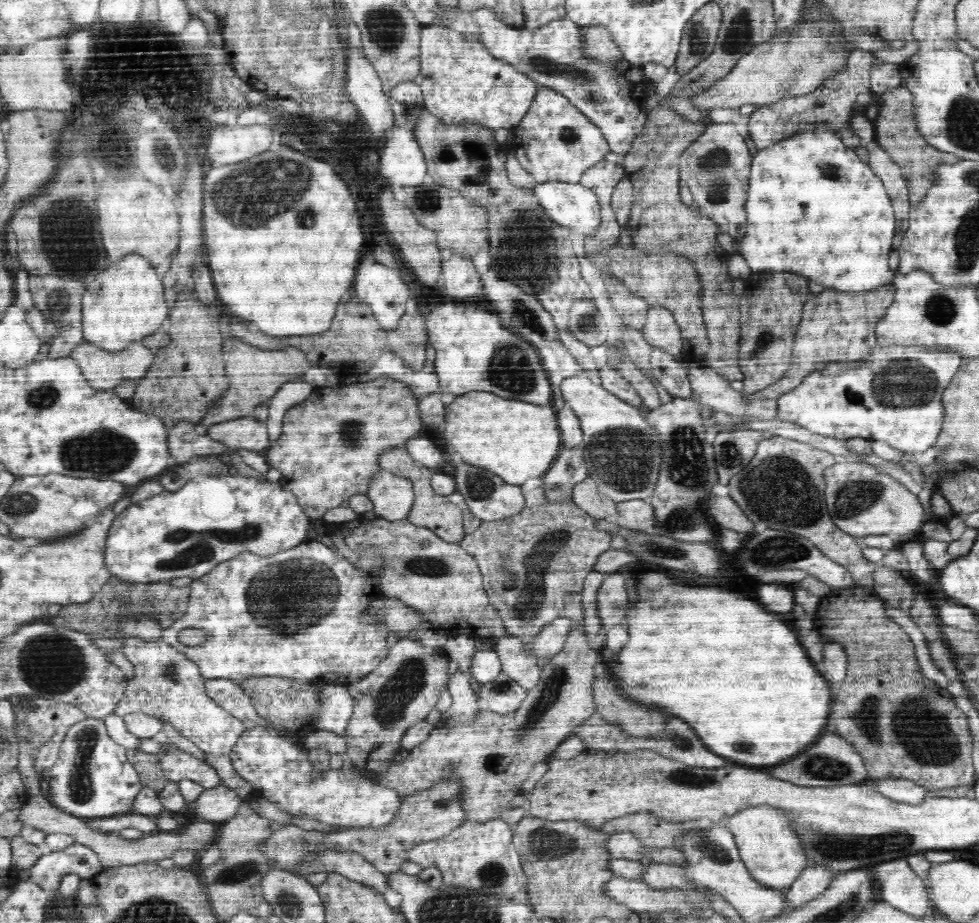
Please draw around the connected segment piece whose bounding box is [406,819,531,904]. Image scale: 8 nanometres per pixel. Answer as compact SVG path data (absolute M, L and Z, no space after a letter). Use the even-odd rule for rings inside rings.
M501 819L484 824L467 822L443 838L410 848L406 857L422 868L437 868L442 874L443 886L466 887L474 892L484 892L488 896L531 904L521 861L512 844L513 838L513 828Z

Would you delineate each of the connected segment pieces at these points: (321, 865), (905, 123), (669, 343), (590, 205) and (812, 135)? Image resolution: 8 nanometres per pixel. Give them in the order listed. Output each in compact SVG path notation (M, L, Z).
M326 850L321 858L316 862L307 861L301 872L292 873L307 878L313 873L327 872L329 874L338 874L359 884L364 884L369 888L373 888L380 894L388 895L388 879L389 876L384 875L378 871L374 866L370 865L368 861L357 854L357 852L333 852L333 850Z
M902 86L888 90L880 103L878 117L874 121L874 140L890 155L890 158L900 167L902 176L906 179L911 207L916 207L932 184L935 170L940 163L955 163L960 160L956 155L944 152L928 143L920 131L912 112L912 93Z
M652 305L647 312L646 324L642 328L644 339L671 356L680 358L683 351L681 329L675 316L664 305Z
M544 181L533 188L535 198L547 216L563 227L584 235L594 234L601 223L601 208L596 193L583 184Z
M858 48L847 56L847 69L842 72L836 72L835 75L828 76L817 89L800 96L784 97L772 104L758 107L750 114L751 116L744 121L742 130L748 132L758 151L753 157L750 166L749 189L745 205L747 223L745 224L745 235L739 240L737 253L747 260L752 271L798 273L798 275L802 274L802 276L808 276L808 278L814 280L814 282L824 284L824 288L840 289L840 292L844 292L844 294L847 293L848 295L855 295L856 293L867 291L864 290L864 288L872 289L893 282L893 278L896 276L897 272L894 272L889 267L888 258L888 254L894 250L893 238L896 234L896 219L895 212L892 210L892 202L890 202L888 192L886 191L886 187L884 187L884 183L882 183L882 179L876 176L868 163L862 162L858 155L856 155L854 149L848 148L838 135L839 130L846 126L853 116L852 112L853 106L856 104L856 96L858 96L860 92L870 93L870 68L872 68L872 65L877 61L880 61L880 58L878 58L876 54L862 51Z

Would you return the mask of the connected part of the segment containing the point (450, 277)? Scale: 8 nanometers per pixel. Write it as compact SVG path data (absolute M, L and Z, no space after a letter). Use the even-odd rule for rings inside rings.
M454 254L448 262L444 262L442 276L446 294L452 298L468 298L478 294L483 288L480 276L476 272L477 264L472 264L470 258Z

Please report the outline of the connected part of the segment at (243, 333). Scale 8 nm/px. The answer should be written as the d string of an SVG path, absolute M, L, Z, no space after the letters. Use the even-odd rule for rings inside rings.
M366 303L338 304L338 312L336 318L330 326L330 330L316 334L316 336L286 336L286 338L276 338L276 336L252 336L248 332L246 322L230 322L229 331L233 337L244 340L246 344L258 346L258 348L286 348L286 346L294 346L298 350L302 350L304 354L308 354L307 360L311 364L319 364L322 368L332 370L332 374L356 375L366 373L380 358L382 352L389 351L398 354L404 363L414 369L414 372L423 368L426 362L425 347L429 344L429 334L425 329L425 318L418 314L405 315L399 322L398 327L384 331L376 321L376 317L370 306Z

